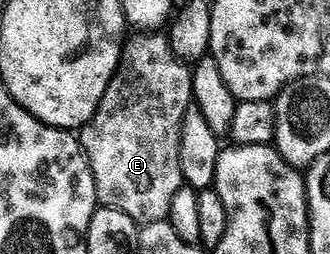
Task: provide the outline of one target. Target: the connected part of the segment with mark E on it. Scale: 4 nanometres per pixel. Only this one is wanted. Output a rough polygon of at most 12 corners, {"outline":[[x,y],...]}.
{"outline":[[165,34],[125,40],[80,131],[101,206],[162,221],[191,68]]}

